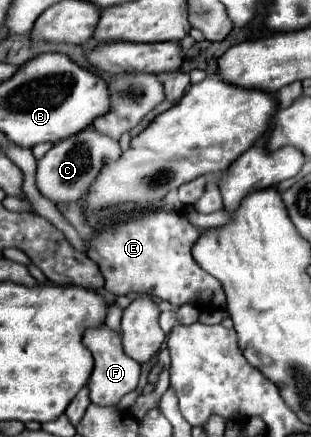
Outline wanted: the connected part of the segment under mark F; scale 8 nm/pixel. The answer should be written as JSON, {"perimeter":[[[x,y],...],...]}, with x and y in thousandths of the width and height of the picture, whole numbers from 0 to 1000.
{"perimeter":[[[341,741],[302,755],[277,755],[270,764],[270,787],[302,815],[302,847],[283,870],[283,892],[289,892],[289,915],[309,929],[373,929],[386,911],[444,883],[450,865],[450,833],[431,828],[399,801],[392,801],[392,773],[360,760]]]}

